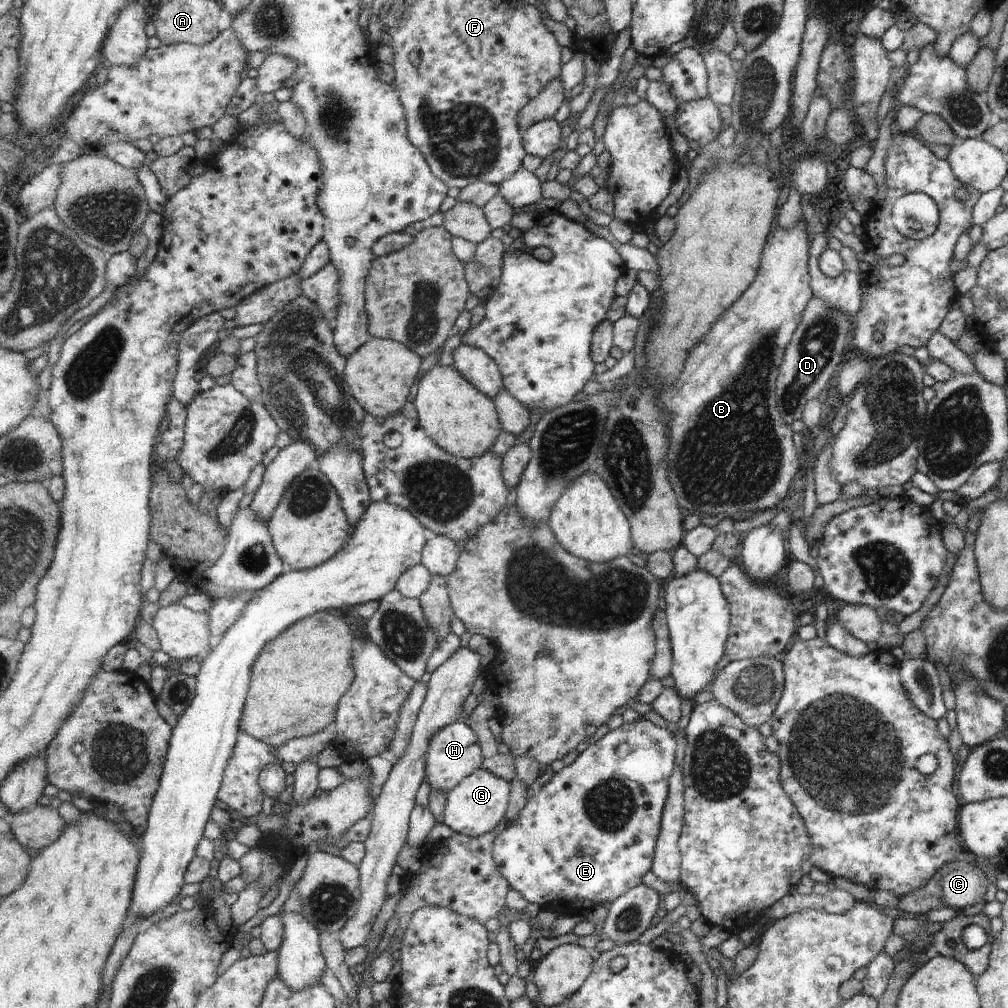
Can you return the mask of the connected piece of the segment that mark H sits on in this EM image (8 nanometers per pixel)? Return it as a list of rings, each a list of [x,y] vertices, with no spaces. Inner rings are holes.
[[[459,720],[438,730],[431,737],[426,754],[424,781],[429,784],[431,790],[443,791],[447,795],[458,787],[463,779],[478,771],[485,759],[478,733],[465,720]]]

